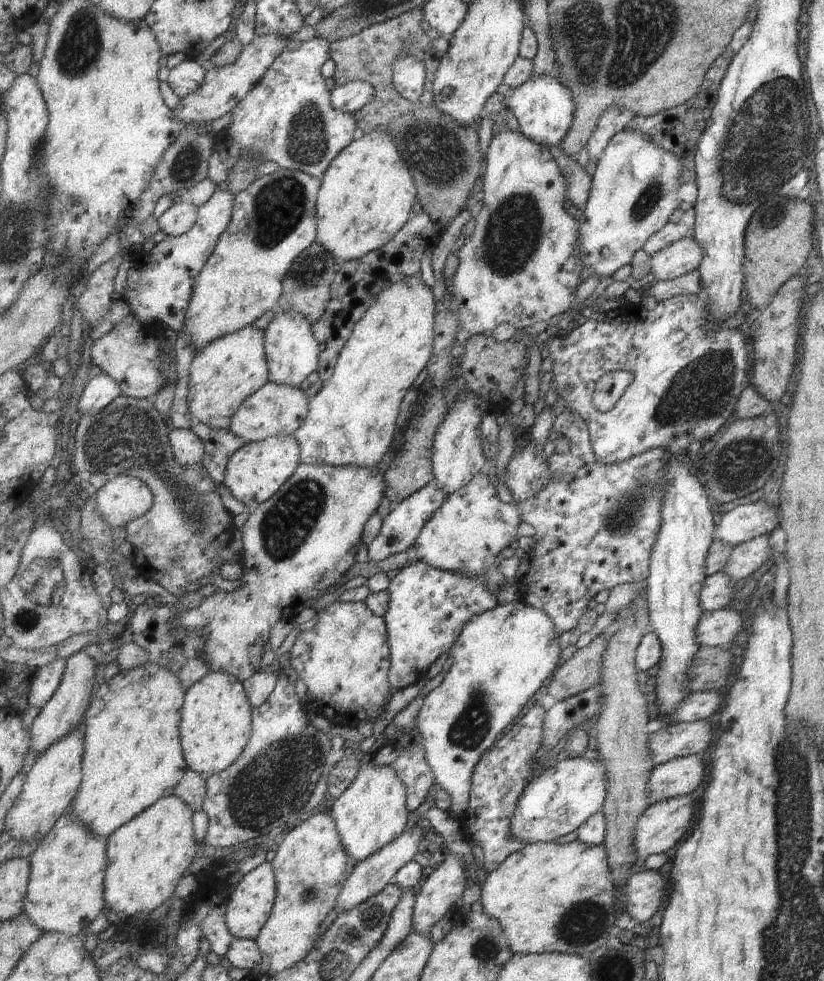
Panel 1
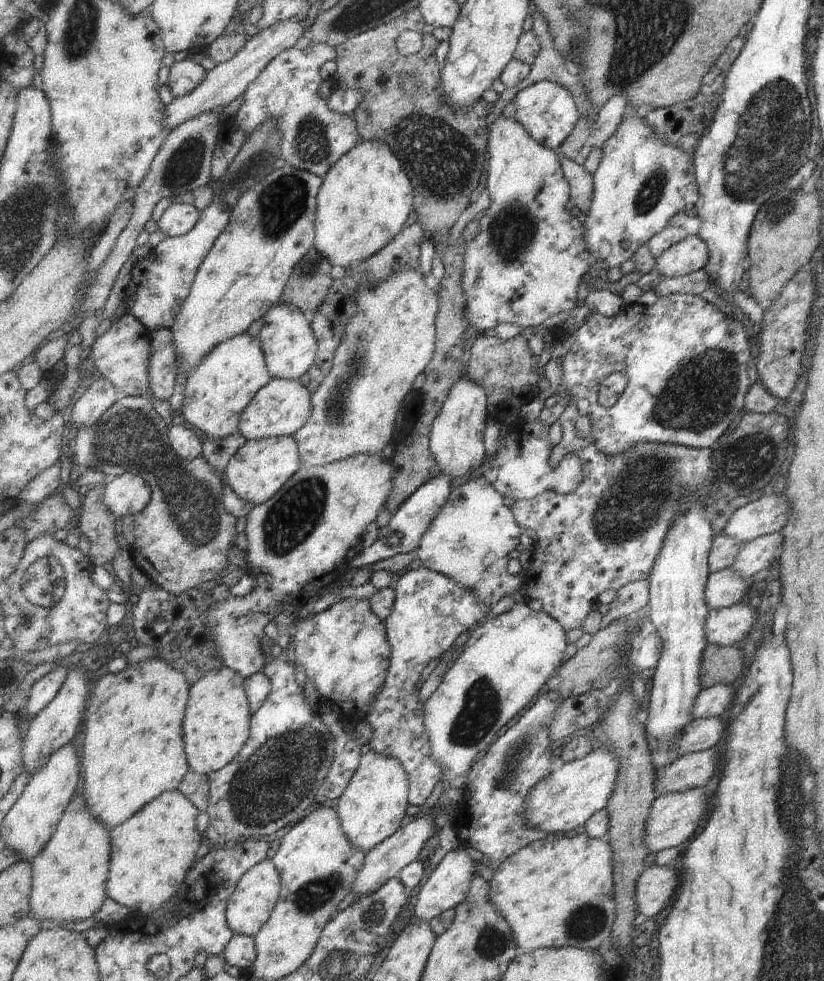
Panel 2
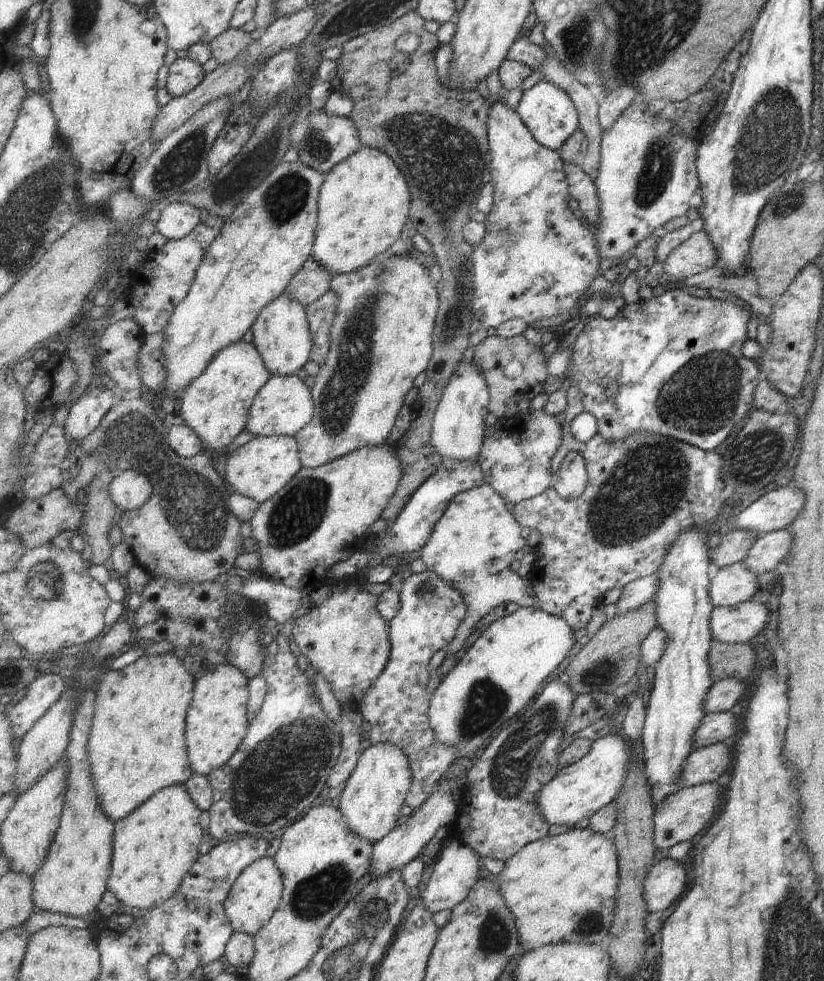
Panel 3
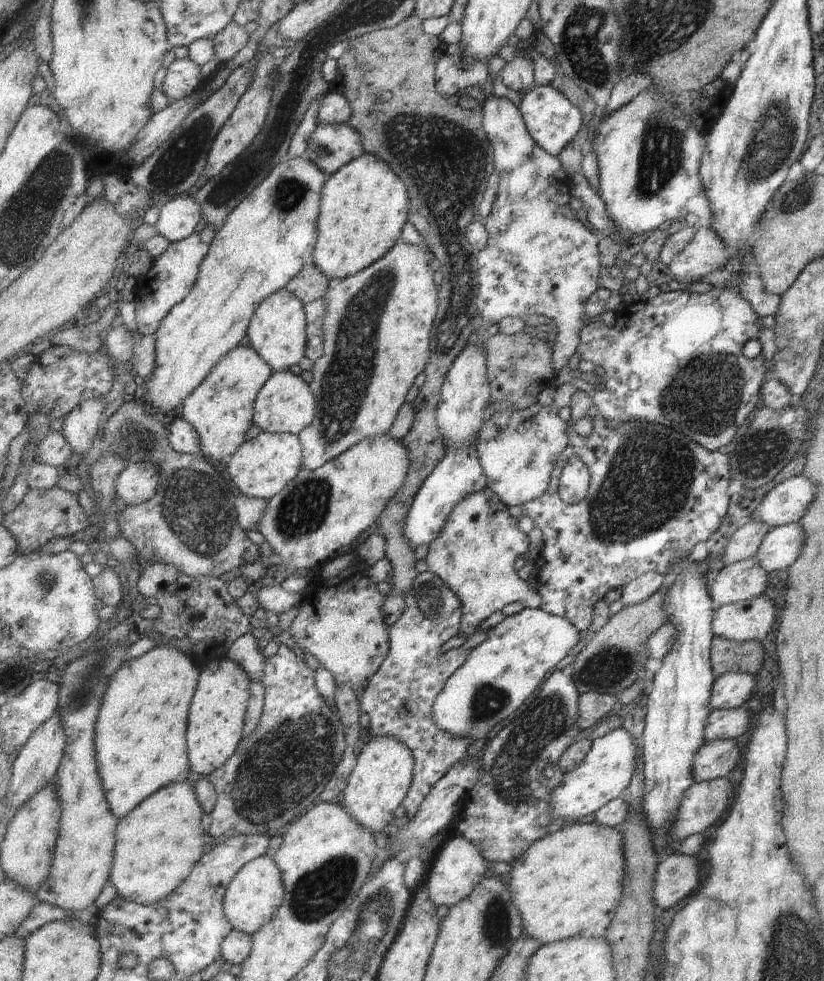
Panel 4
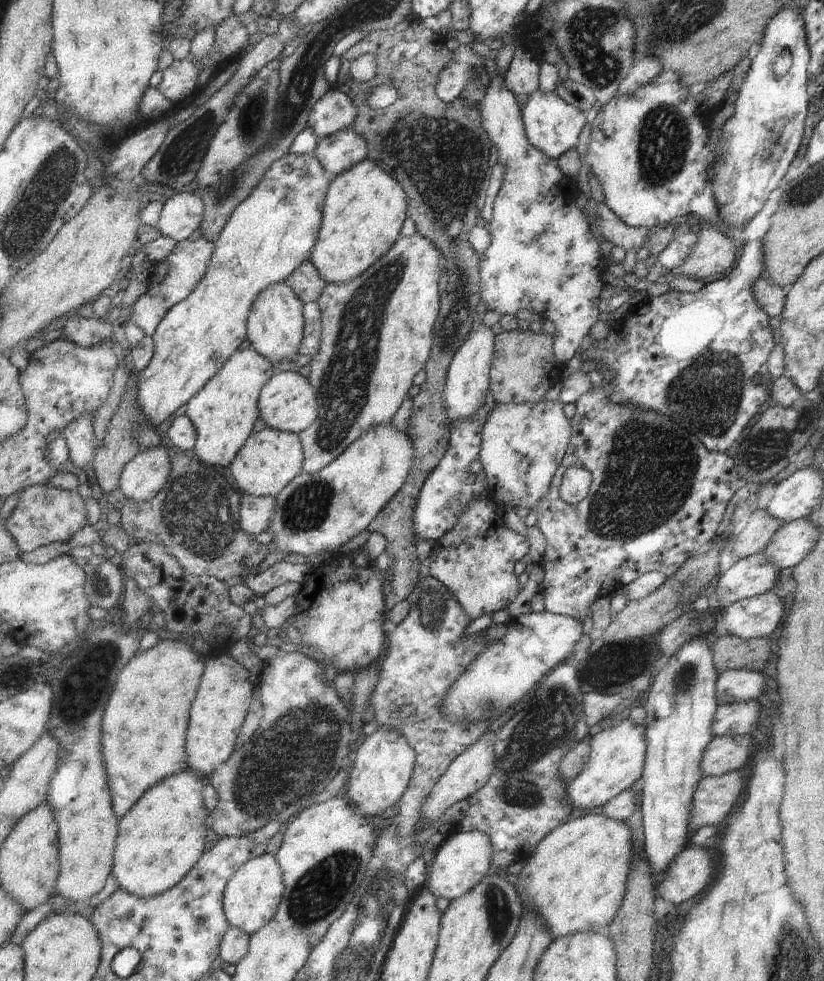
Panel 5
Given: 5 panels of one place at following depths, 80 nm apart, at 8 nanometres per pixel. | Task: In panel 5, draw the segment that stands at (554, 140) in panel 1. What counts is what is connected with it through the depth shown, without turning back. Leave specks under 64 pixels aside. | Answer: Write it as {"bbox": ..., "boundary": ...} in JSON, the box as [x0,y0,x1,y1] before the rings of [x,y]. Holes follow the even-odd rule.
{"bbox":[523,89,592,160],"boundary":[[[541,89],[529,96],[523,113],[528,139],[533,143],[533,146],[541,149],[541,152],[556,160],[577,146],[581,130],[592,118],[592,116],[581,112],[581,109],[561,100],[556,92],[547,92]]]}

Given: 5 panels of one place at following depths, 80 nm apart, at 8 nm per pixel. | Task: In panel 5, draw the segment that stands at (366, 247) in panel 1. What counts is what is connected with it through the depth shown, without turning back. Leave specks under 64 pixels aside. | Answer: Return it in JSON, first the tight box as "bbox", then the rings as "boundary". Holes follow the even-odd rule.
{"bbox":[310,159,408,284],"boundary":[[[371,159],[334,177],[326,196],[319,239],[310,258],[324,280],[328,284],[349,284],[379,262],[402,236],[408,204],[401,183]]]}

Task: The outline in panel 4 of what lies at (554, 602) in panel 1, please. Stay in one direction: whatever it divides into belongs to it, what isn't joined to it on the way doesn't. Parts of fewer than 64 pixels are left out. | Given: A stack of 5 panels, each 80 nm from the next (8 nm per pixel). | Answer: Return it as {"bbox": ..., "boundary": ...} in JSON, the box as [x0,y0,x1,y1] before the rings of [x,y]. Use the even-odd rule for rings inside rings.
{"bbox":[522,391,733,634],"boundary":[[[584,391],[573,395],[569,407],[569,444],[555,463],[550,487],[543,496],[524,504],[522,510],[523,516],[531,517],[534,526],[543,532],[544,547],[535,560],[538,567],[535,584],[544,600],[541,609],[565,617],[587,634],[594,619],[594,608],[607,592],[623,589],[626,584],[651,571],[665,576],[673,573],[676,563],[686,559],[699,542],[708,541],[719,530],[731,504],[733,492],[729,492],[729,484],[733,484],[733,476],[729,456],[710,451],[675,427],[649,421],[625,421],[618,427],[608,425],[594,398]],[[584,418],[591,419],[594,424],[591,436],[584,437],[576,431],[577,422]],[[572,457],[583,459],[591,473],[588,495],[576,505],[566,502],[560,492],[564,468]]]}

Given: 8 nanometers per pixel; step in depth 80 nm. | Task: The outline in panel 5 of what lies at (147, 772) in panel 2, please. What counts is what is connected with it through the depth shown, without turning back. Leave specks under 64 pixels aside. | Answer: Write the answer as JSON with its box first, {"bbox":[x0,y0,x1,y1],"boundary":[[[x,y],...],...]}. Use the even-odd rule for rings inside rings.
{"bbox":[103,639,206,818],"boundary":[[[163,639],[148,651],[139,653],[121,671],[116,682],[117,688],[109,699],[109,708],[105,711],[105,736],[103,736],[103,752],[108,766],[110,778],[111,802],[115,815],[123,818],[129,814],[133,805],[148,790],[161,783],[168,776],[189,769],[188,764],[188,728],[193,701],[198,696],[198,690],[206,669],[206,659],[192,646],[193,640]]]}

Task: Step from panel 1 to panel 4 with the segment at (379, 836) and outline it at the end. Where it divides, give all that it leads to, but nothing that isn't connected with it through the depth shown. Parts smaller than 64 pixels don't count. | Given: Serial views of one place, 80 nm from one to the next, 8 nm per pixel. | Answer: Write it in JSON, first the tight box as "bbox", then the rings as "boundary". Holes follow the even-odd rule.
{"bbox":[340,735,416,833],"boundary":[[[391,735],[368,737],[366,745],[358,756],[358,761],[341,794],[340,804],[372,833],[381,832],[395,816],[395,810],[404,803],[411,792],[416,756],[399,738]]]}

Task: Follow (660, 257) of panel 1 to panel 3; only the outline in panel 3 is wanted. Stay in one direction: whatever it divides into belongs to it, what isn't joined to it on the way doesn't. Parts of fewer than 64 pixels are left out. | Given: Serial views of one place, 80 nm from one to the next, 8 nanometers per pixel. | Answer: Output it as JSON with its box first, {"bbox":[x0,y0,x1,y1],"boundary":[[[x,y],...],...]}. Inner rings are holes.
{"bbox":[664,228,719,282],"boundary":[[[703,228],[686,240],[664,263],[665,272],[677,282],[704,273],[719,265],[719,256],[712,237]]]}

